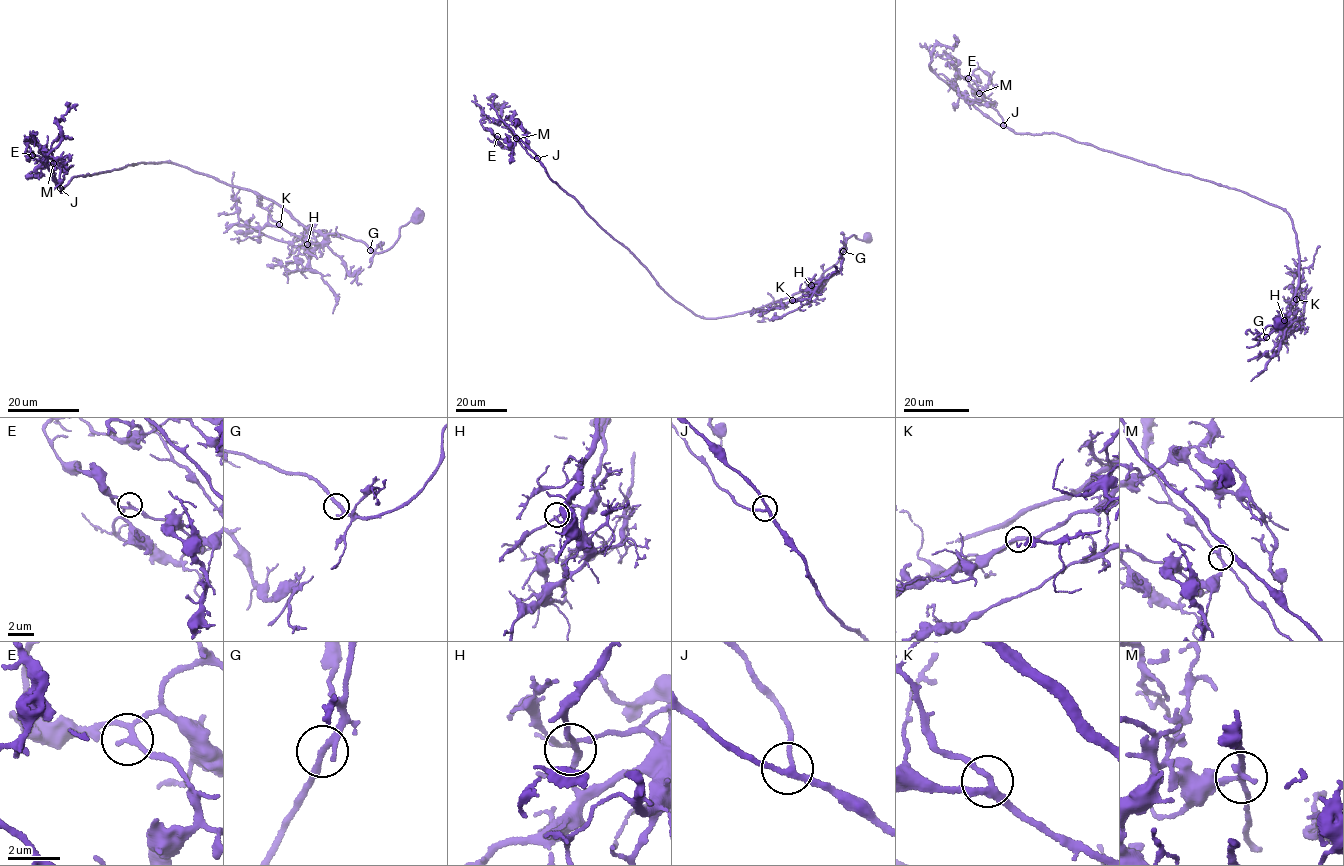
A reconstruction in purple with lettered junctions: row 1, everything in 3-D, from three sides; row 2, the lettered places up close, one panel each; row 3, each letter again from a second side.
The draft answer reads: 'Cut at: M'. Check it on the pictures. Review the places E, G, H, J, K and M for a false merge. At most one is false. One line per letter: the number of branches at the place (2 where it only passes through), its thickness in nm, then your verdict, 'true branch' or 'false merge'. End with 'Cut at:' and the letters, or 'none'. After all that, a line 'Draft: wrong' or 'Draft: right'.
E: 3 | 180 nm | true branch
G: 3 | 200 nm | true branch
H: 3 | 190 nm | true branch
J: 3 | 200 nm | true branch
K: 3 | 240 nm | true branch
M: 3 | 200 nm | false merge
Cut at: M
Draft: right

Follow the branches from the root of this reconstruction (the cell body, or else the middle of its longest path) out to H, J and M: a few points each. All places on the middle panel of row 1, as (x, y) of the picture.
H: (868, 238), (859, 240), (853, 235), (848, 238), (839, 260), (828, 268), (821, 281), (811, 285)
J: (868, 238), (850, 236), (836, 263), (801, 291), (705, 318), (661, 287), (537, 158)
M: (868, 238), (850, 236), (836, 263), (788, 297), (732, 316), (697, 316), (661, 287), (516, 138)

